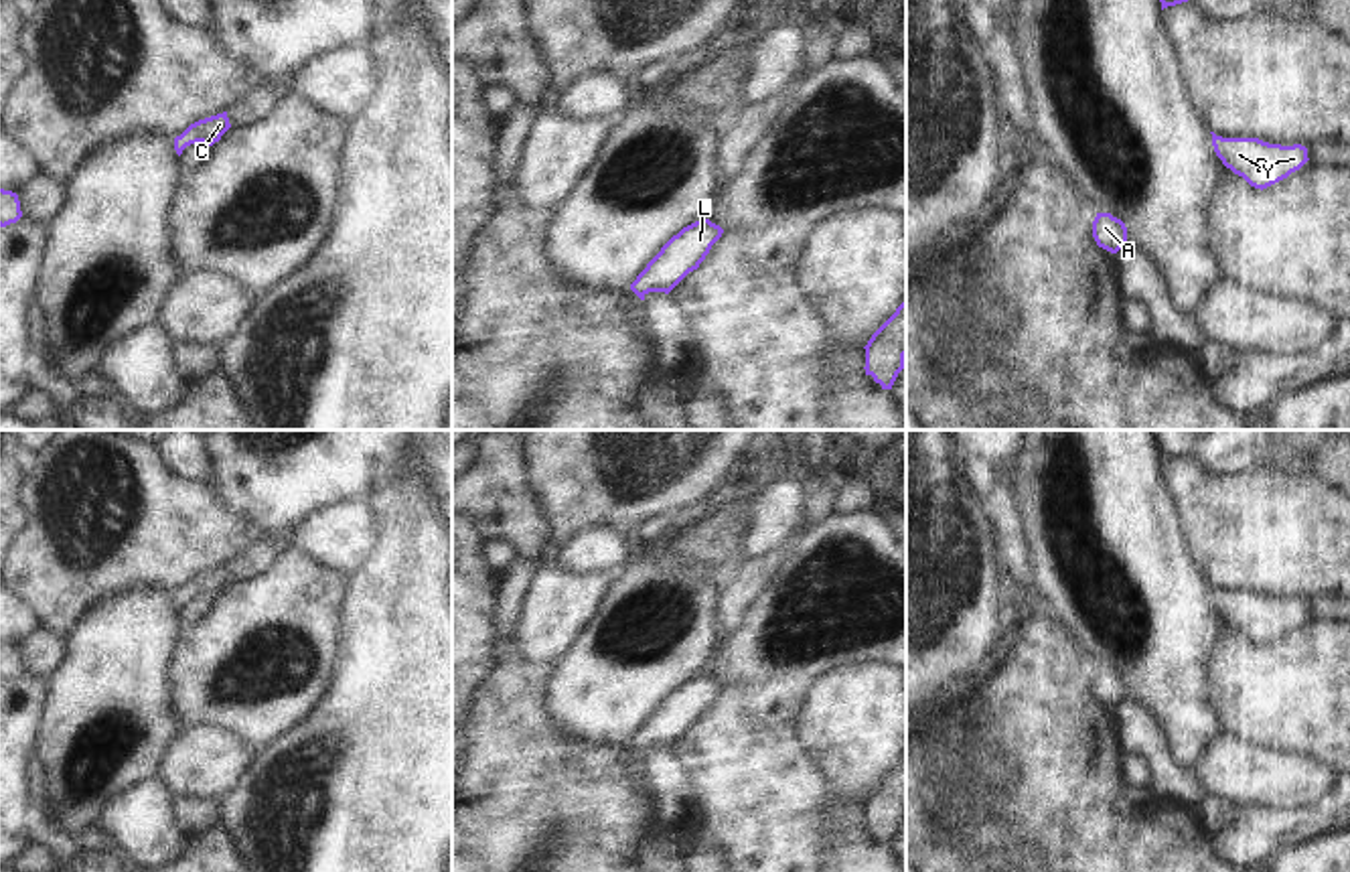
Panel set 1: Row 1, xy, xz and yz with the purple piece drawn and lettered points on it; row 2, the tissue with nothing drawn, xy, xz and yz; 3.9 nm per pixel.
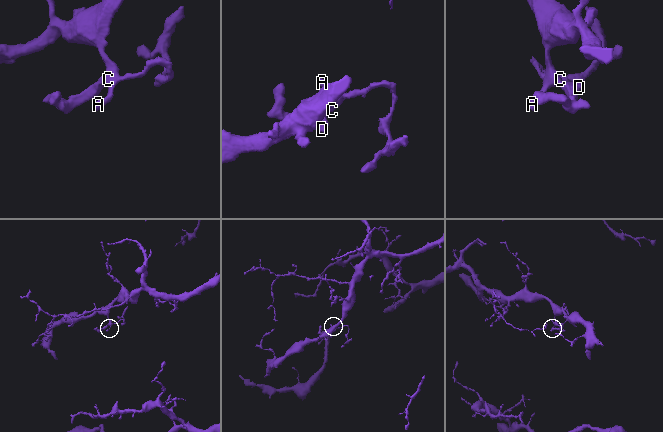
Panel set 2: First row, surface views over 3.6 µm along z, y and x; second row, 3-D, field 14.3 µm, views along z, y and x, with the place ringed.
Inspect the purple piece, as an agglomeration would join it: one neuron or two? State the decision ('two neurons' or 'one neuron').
one neuron

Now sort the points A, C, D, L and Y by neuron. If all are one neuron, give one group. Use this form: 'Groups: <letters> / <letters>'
Groups: A C D L Y.

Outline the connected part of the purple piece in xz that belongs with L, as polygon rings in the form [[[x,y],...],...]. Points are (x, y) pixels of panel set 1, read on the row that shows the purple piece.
[[[699,219],[673,235],[630,284],[645,300],[649,292],[669,294],[689,272],[697,270],[724,229],[709,219]]]

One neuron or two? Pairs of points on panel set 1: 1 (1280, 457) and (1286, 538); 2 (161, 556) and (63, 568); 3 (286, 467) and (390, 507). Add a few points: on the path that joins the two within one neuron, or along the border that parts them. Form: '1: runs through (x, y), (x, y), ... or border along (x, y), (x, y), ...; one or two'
1: border along (1259, 465), (1300, 471), (1316, 479); two
2: runs through (136, 556), (88, 556); one
3: border along (394, 459), (386, 467), (382, 483), (363, 499); two

